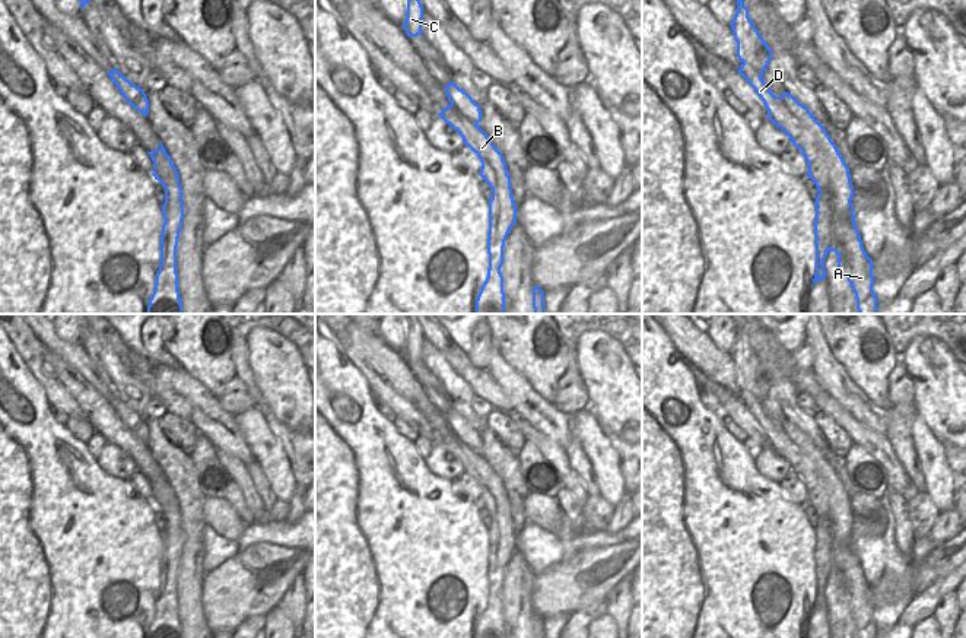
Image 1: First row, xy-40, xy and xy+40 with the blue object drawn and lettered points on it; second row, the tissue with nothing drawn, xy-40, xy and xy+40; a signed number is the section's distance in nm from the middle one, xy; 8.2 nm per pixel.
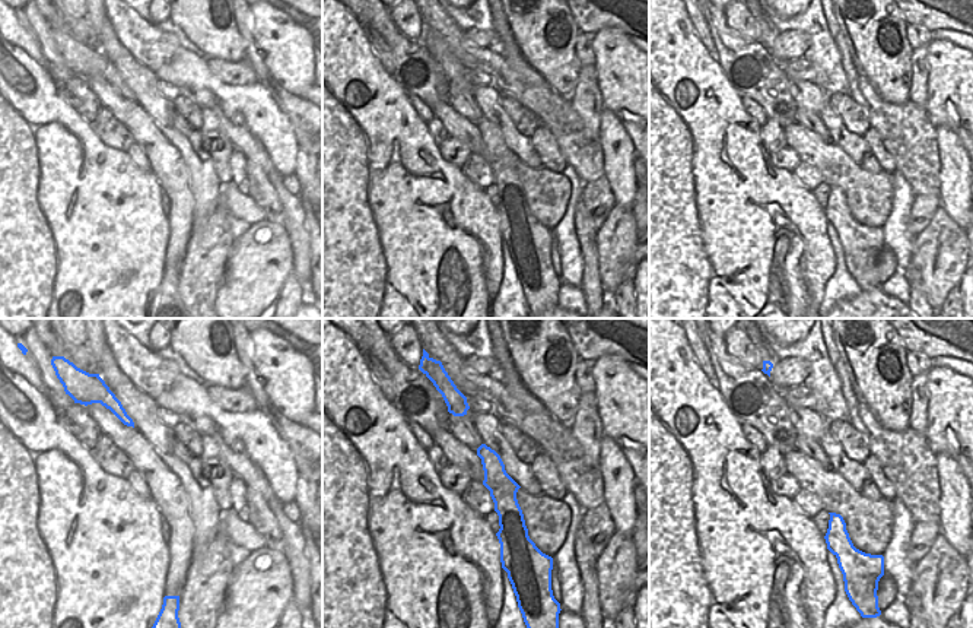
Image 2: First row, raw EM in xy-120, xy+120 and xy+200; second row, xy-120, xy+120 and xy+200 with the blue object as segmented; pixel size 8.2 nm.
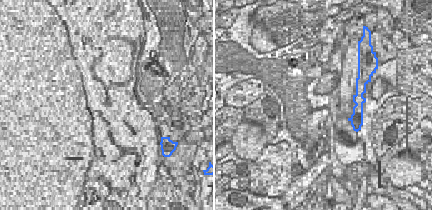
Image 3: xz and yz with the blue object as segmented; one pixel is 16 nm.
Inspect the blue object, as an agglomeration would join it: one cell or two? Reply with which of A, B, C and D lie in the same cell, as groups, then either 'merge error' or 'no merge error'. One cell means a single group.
A / B C D; merge error

